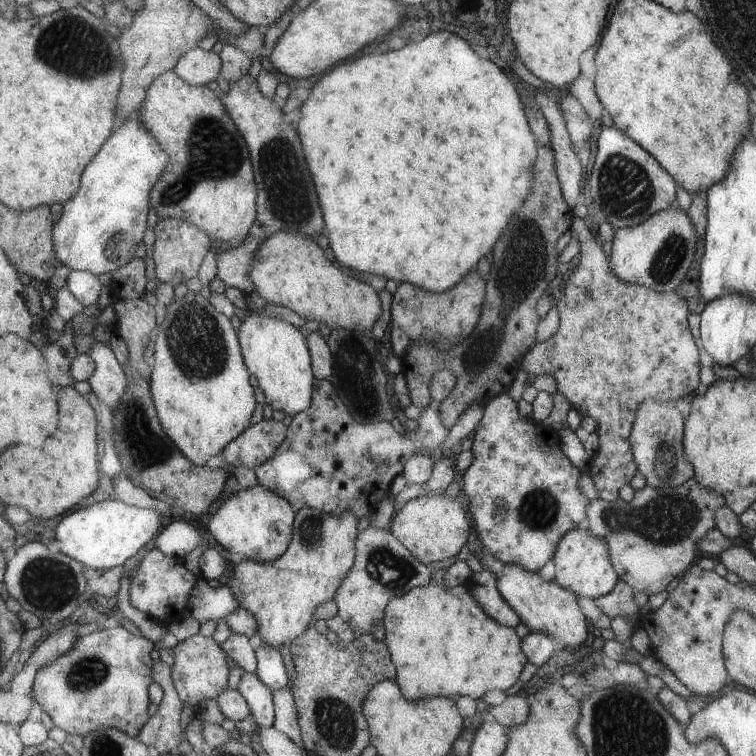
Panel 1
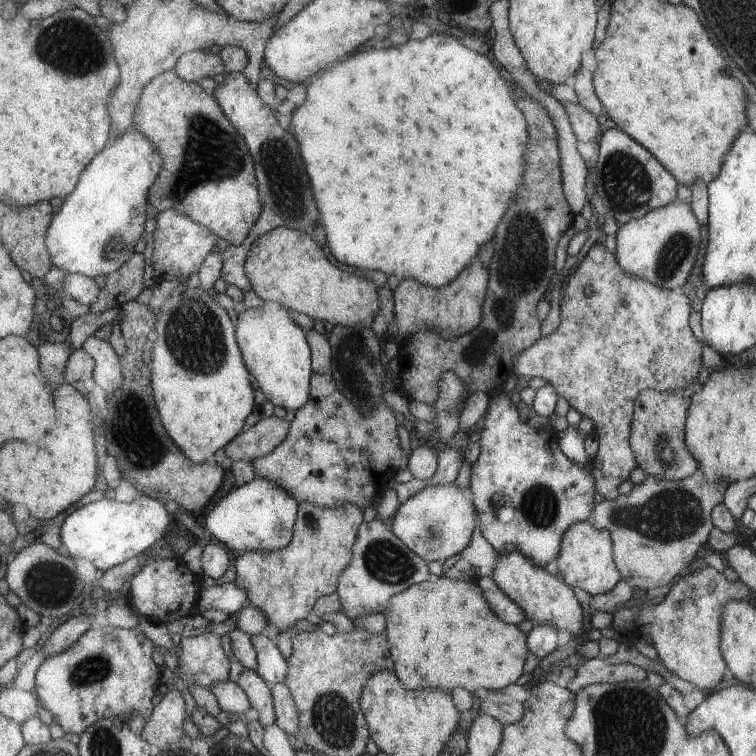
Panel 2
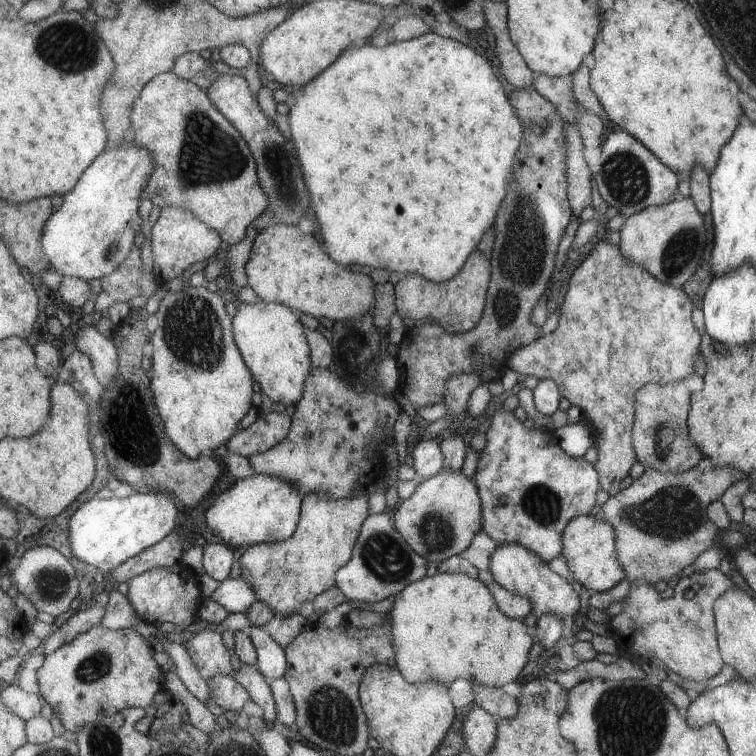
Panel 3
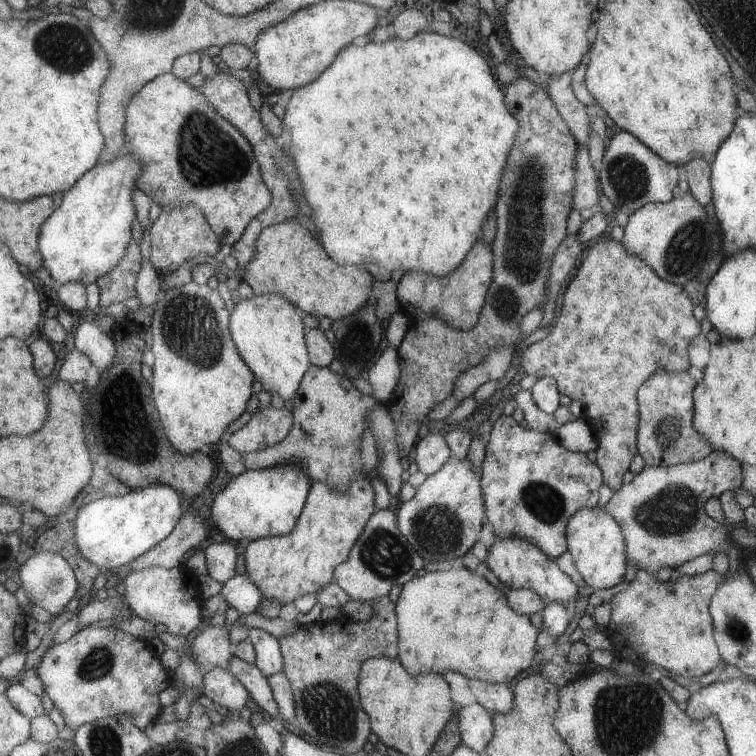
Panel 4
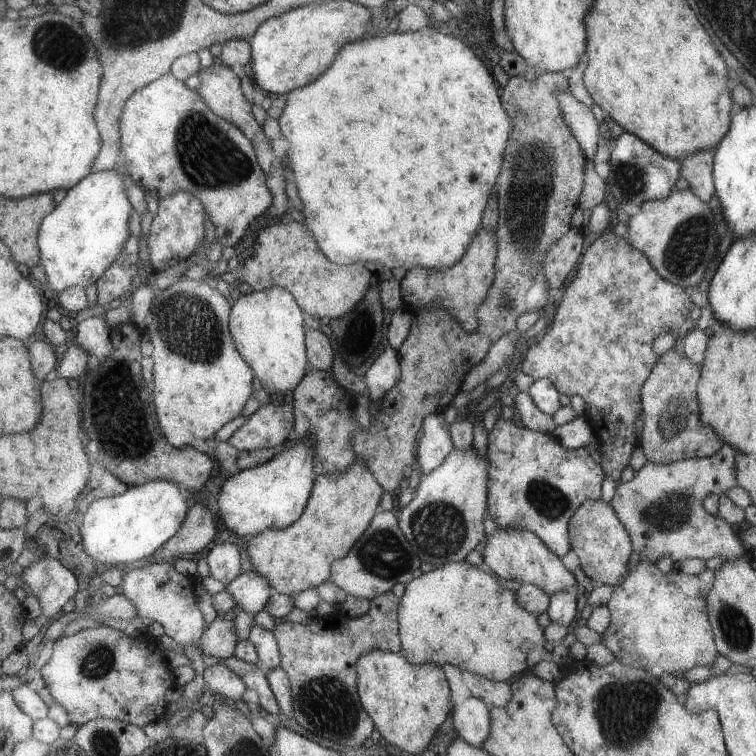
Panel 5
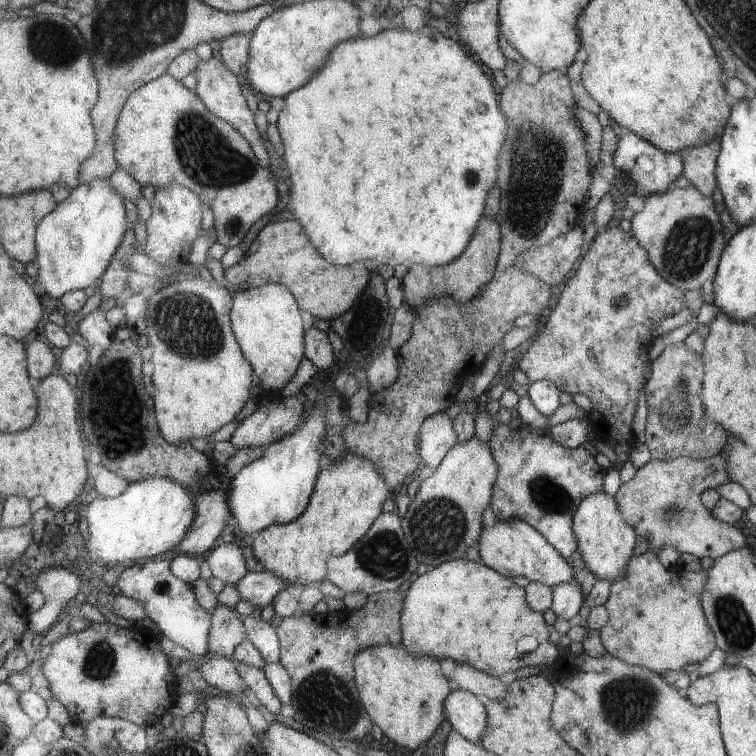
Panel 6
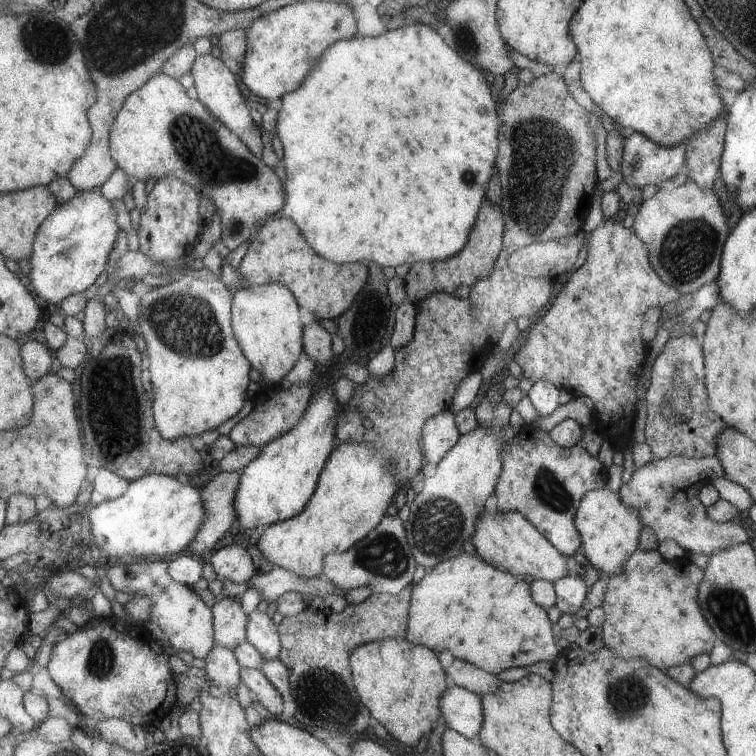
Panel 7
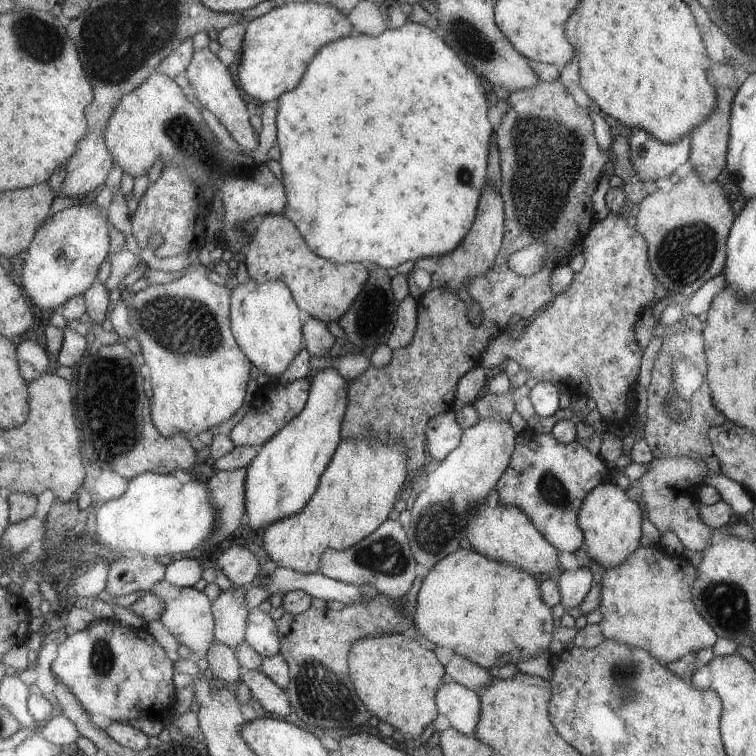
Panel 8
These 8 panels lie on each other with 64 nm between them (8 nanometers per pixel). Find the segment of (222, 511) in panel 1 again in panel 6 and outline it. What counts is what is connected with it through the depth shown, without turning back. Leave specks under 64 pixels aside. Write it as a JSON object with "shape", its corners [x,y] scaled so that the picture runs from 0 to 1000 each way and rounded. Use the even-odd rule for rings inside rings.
{"shape":[[[417,537],[409,553],[377,579],[361,585],[348,593],[345,606],[337,607],[312,624],[300,642],[298,669],[303,672],[303,687],[308,685],[310,696],[316,696],[321,705],[343,704],[362,693],[377,693],[393,685],[409,664],[410,653],[415,651],[415,640],[429,612],[430,603],[430,548],[427,540]]]}

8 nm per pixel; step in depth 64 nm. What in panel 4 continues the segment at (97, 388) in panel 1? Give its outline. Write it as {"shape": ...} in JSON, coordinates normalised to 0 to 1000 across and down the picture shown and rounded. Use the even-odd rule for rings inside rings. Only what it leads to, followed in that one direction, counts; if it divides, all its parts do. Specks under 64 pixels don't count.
{"shape":[[[127,426],[104,429],[98,444],[91,447],[91,454],[114,468],[128,489],[142,487],[142,481],[147,481],[152,474],[149,451]]]}

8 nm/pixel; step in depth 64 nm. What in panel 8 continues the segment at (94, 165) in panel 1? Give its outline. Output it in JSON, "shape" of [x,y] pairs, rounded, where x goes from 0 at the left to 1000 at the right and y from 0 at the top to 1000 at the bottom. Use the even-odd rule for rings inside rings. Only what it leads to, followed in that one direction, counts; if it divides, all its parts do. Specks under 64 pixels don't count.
{"shape":[[[126,267],[86,275],[70,283],[45,310],[44,317],[32,333],[30,356],[25,361],[30,389],[49,410],[77,411],[78,405],[91,394],[108,389],[124,372],[134,347],[140,344],[144,328],[142,288],[134,283],[134,274]]]}

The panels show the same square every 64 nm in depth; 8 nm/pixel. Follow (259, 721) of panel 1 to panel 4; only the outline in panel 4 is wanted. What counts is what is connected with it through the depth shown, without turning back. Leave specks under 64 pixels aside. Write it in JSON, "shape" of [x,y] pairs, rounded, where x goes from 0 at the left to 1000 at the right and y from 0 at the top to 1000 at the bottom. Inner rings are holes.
{"shape":[[[316,870],[300,876],[300,888],[324,909],[328,921],[349,943],[351,948],[368,950],[368,930],[364,929],[356,898],[336,878],[327,878]]]}

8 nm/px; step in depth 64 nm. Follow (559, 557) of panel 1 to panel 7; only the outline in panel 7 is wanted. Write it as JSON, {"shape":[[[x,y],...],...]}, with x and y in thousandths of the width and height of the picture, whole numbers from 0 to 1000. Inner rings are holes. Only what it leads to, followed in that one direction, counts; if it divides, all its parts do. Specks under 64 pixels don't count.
{"shape":[[[804,644],[775,652],[765,668],[759,694],[770,713],[771,735],[800,762],[821,759],[824,749],[828,747],[828,738],[840,730],[845,720],[845,704],[849,700],[843,677],[837,672],[824,669],[819,652]]]}

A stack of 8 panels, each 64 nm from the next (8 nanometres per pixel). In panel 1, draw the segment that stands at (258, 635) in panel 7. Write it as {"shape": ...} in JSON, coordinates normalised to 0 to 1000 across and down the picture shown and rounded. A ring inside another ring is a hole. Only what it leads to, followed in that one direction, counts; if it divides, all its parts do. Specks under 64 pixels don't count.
{"shape":[[[345,849],[336,862],[339,868],[337,892],[360,913],[380,909],[382,897],[370,862],[364,856]]]}

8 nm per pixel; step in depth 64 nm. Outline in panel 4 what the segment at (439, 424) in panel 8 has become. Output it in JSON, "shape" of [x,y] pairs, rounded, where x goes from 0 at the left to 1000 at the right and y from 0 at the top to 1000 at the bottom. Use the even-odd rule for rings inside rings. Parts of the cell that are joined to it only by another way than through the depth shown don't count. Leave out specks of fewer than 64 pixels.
{"shape":[[[567,569],[549,589],[549,614],[560,630],[575,627],[597,602],[586,574],[585,570]]]}

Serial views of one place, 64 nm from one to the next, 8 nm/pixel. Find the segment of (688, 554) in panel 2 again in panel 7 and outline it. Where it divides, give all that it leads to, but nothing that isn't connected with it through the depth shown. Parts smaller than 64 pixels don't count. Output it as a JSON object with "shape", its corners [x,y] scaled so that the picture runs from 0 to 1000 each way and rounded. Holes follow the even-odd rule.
{"shape":[[[938,602],[926,607],[915,607],[909,604],[880,604],[876,607],[861,606],[858,611],[854,611],[847,616],[841,616],[833,634],[827,640],[821,640],[817,647],[819,659],[823,660],[824,669],[829,669],[829,672],[837,672],[837,675],[843,677],[845,693],[848,693],[851,698],[860,698],[860,701],[862,701],[869,718],[874,714],[889,713],[899,725],[905,728],[905,730],[919,730],[921,733],[940,735],[940,733],[946,733],[948,728],[962,728],[962,725],[967,725],[967,722],[972,722],[972,720],[983,720],[985,716],[991,717],[992,714],[991,709],[988,709],[988,704],[983,701],[983,696],[980,696],[980,693],[970,693],[966,690],[948,693],[948,690],[940,690],[940,688],[935,685],[934,671],[931,671],[929,665],[925,664],[922,653],[927,651],[929,643],[940,642],[940,638],[943,638],[946,632],[951,630],[959,630],[959,627],[954,627],[954,616],[955,612],[951,611],[951,607],[946,602]]]}

